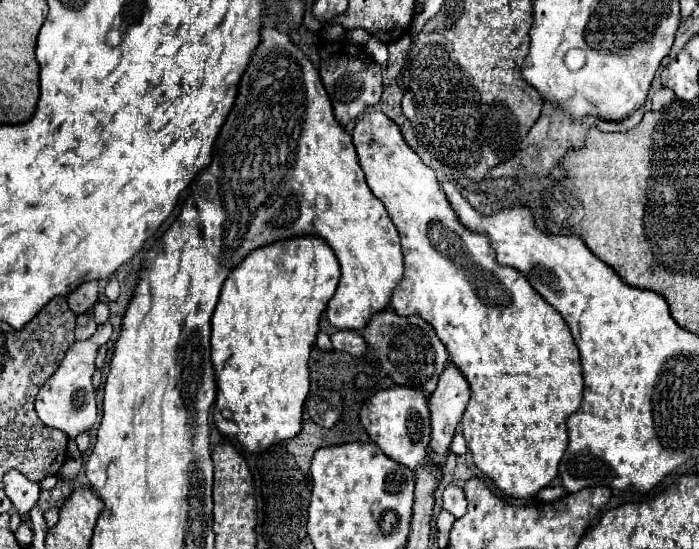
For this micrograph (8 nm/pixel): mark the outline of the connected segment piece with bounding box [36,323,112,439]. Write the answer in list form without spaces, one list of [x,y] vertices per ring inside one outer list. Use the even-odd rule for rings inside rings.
[[[106,323],[106,325],[98,327],[94,337],[90,337],[86,341],[80,341],[80,343],[72,343],[66,357],[62,359],[60,367],[54,371],[54,375],[48,377],[48,381],[38,391],[38,399],[36,399],[38,417],[48,427],[64,431],[70,439],[78,437],[84,431],[90,431],[94,427],[96,419],[98,419],[96,393],[94,393],[94,387],[92,387],[92,373],[96,369],[94,359],[98,355],[98,349],[108,343],[110,335],[112,335],[112,325]]]

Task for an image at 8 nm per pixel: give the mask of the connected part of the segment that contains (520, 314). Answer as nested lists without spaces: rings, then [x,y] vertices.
[[[366,111],[354,131],[352,131],[352,137],[354,137],[354,145],[356,145],[356,153],[358,153],[358,159],[360,159],[360,167],[364,169],[366,173],[366,183],[368,187],[372,189],[372,193],[384,203],[392,223],[396,225],[398,233],[400,233],[400,239],[402,239],[402,255],[404,255],[404,279],[402,283],[396,287],[394,295],[392,295],[392,307],[398,315],[402,317],[410,317],[410,315],[420,315],[426,323],[430,323],[438,335],[438,339],[444,343],[444,347],[448,349],[448,359],[450,363],[454,363],[460,373],[466,377],[468,385],[470,385],[470,401],[466,405],[466,411],[462,415],[462,435],[466,437],[466,443],[472,451],[472,457],[474,457],[474,465],[484,473],[488,475],[496,487],[500,491],[504,491],[506,495],[510,497],[516,497],[516,499],[534,499],[538,495],[538,491],[542,487],[548,487],[550,481],[558,475],[558,463],[564,455],[564,449],[566,449],[566,443],[568,443],[568,433],[566,433],[566,417],[572,415],[576,409],[580,409],[580,403],[582,403],[582,391],[584,391],[584,381],[582,381],[582,367],[580,367],[580,357],[578,357],[578,347],[570,335],[570,329],[566,325],[566,321],[562,319],[562,315],[542,299],[542,295],[528,283],[528,279],[524,275],[520,275],[520,271],[512,269],[512,267],[504,267],[504,265],[498,265],[496,261],[496,251],[492,249],[492,243],[490,239],[484,235],[484,233],[476,233],[476,231],[470,231],[466,229],[458,215],[454,213],[454,209],[450,207],[448,203],[448,197],[446,193],[442,191],[442,187],[438,185],[436,181],[436,173],[434,169],[430,169],[428,165],[422,163],[422,159],[406,145],[406,141],[402,139],[402,133],[398,129],[398,125],[394,121],[390,121],[384,113],[378,113],[378,111]]]

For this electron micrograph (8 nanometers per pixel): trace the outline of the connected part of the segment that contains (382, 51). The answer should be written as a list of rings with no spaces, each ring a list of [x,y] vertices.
[[[370,37],[368,45],[366,45],[366,53],[370,53],[370,57],[374,57],[380,65],[386,65],[388,63],[388,57],[390,57],[388,47],[382,41],[378,41],[376,37]]]

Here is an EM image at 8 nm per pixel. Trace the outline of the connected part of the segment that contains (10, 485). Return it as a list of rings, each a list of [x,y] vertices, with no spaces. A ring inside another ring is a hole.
[[[12,469],[4,475],[4,489],[6,489],[6,495],[10,497],[14,509],[20,515],[26,515],[38,503],[38,497],[40,497],[40,483],[30,481],[16,469]]]

